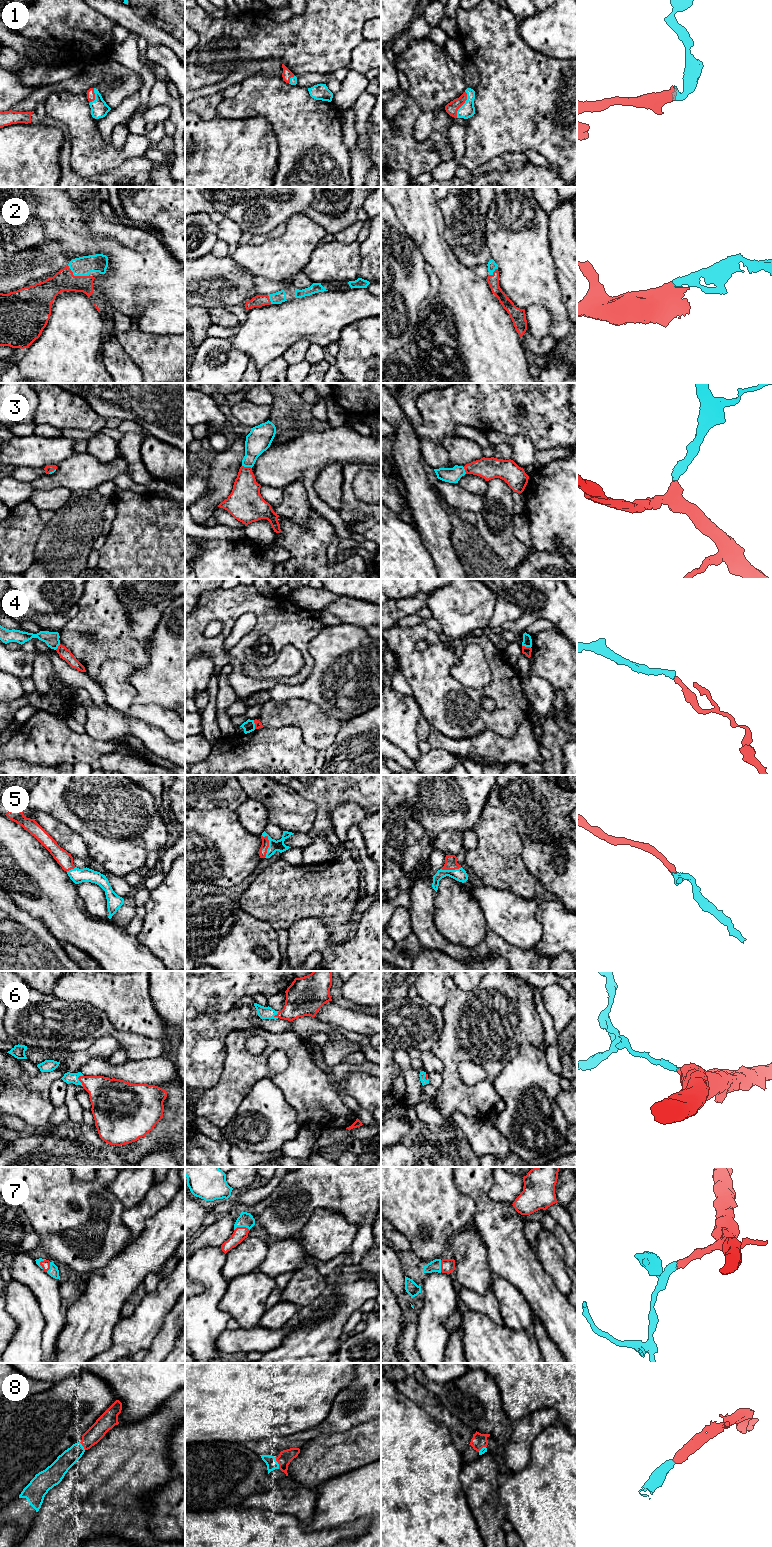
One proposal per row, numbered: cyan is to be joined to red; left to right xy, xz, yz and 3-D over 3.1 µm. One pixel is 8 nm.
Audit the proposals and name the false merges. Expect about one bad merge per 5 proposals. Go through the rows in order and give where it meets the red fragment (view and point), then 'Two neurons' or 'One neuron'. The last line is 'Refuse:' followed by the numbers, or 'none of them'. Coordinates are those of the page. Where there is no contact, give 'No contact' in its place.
1: Touches red at yz (463, 103). One neuron
2: Touches red at xy (77, 276). One neuron
3: Touches red at xz (247, 467). One neuron
4: Touches red at xz (255, 724). Two neurons
5: Touches red at xz (268, 844). One neuron
6: Touches red at xy (79, 1080). One neuron
7: Touches red at xz (241, 1227). One neuron
8: Touches red at xz (278, 1463). One neuron
Refuse: 4

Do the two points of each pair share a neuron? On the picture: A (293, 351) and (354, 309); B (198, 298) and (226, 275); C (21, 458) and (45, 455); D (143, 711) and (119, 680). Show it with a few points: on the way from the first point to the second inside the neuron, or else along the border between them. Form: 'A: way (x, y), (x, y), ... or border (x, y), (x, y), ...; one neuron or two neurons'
A: border (310, 343), (306, 340), (297, 340), (286, 351); two neurons
B: way (205, 291), (214, 282), (219, 282); one neuron
C: way (27, 455), (39, 455); one neuron
D: way (135, 706), (119, 688); one neuron

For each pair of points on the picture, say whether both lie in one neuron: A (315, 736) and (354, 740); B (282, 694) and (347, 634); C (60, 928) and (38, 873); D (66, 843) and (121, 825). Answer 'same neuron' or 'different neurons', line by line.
A: different neurons
B: same neuron
C: same neuron
D: different neurons

